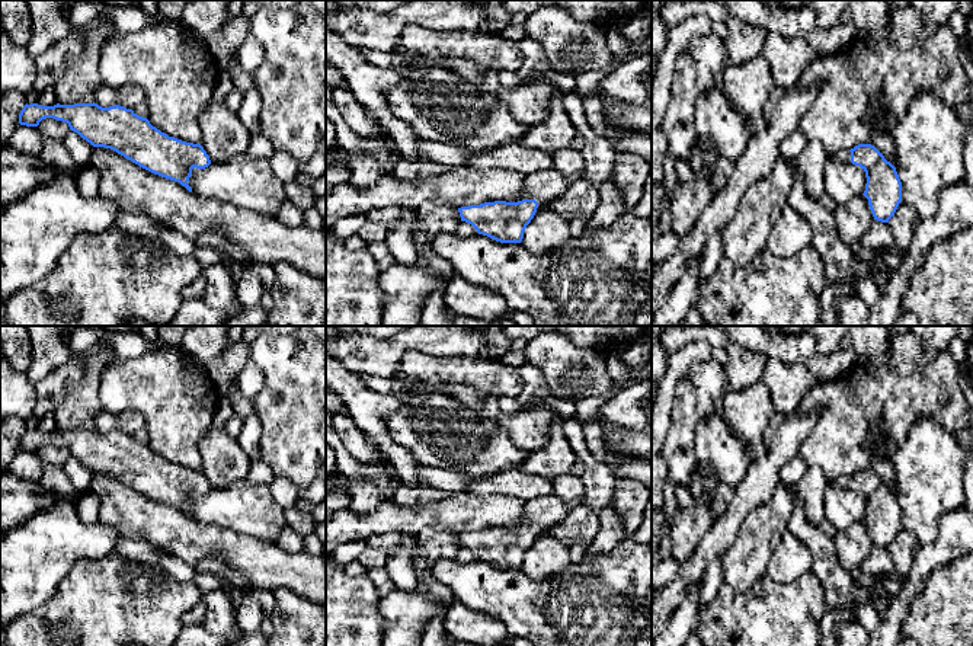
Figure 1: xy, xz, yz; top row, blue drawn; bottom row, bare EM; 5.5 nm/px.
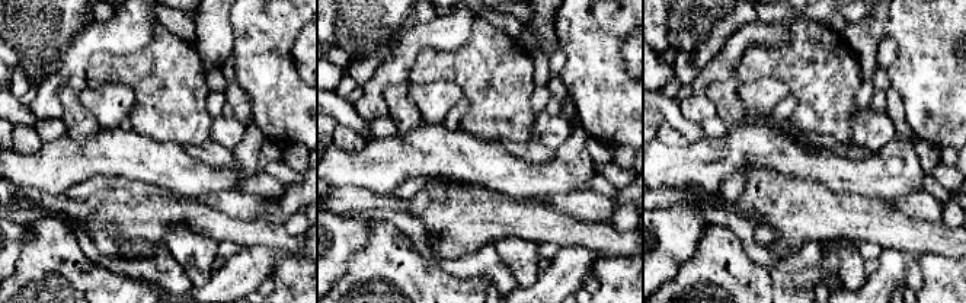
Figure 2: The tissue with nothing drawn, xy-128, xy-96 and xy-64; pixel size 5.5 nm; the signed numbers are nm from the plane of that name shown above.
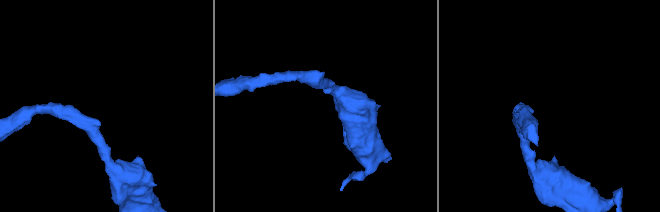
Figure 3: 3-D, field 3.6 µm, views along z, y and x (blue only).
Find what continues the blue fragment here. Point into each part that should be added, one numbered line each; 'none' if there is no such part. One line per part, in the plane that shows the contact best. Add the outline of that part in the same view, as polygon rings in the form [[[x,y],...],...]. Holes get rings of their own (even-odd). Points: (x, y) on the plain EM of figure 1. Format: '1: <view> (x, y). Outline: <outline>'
1: xz (543, 512). Outline: [[[556,493],[525,502],[522,524],[545,530],[561,521],[573,508],[583,503],[583,498],[573,502],[561,501]]]

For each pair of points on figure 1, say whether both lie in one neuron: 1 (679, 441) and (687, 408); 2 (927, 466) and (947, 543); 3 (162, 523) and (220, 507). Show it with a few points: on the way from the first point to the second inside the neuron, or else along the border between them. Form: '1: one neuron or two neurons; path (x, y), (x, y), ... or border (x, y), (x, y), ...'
1: one neuron; path (681, 432), (684, 416)
2: two neurons; border (957, 508), (940, 518), (931, 541), (918, 541)
3: two neurons; border (192, 517), (224, 528)

